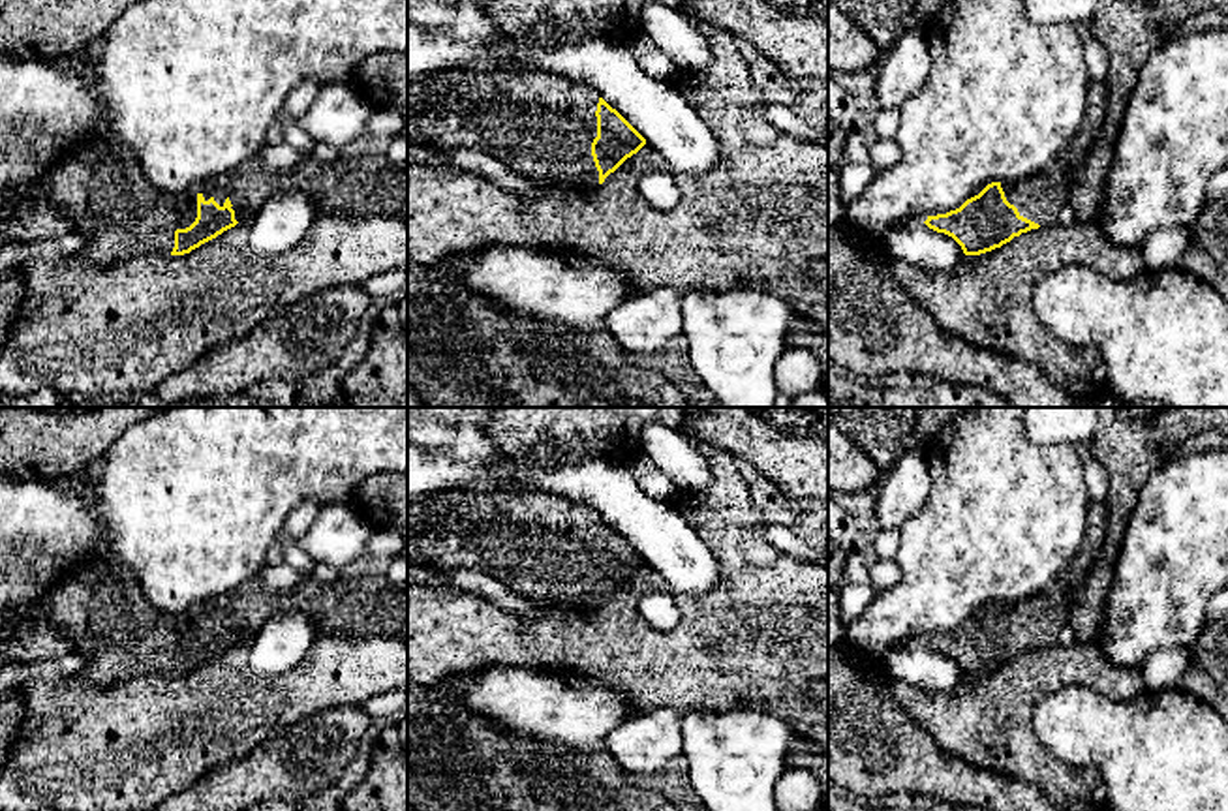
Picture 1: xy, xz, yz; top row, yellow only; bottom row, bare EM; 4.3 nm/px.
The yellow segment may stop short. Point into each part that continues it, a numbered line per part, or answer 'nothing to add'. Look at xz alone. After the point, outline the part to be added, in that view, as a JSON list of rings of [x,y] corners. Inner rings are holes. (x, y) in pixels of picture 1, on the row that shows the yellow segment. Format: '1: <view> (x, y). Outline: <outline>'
1: xz (539, 124). Outline: [[[490,66],[426,73],[426,83],[443,94],[441,105],[407,118],[407,137],[484,152],[558,188],[586,193],[599,186],[591,143],[601,96],[590,84]]]

